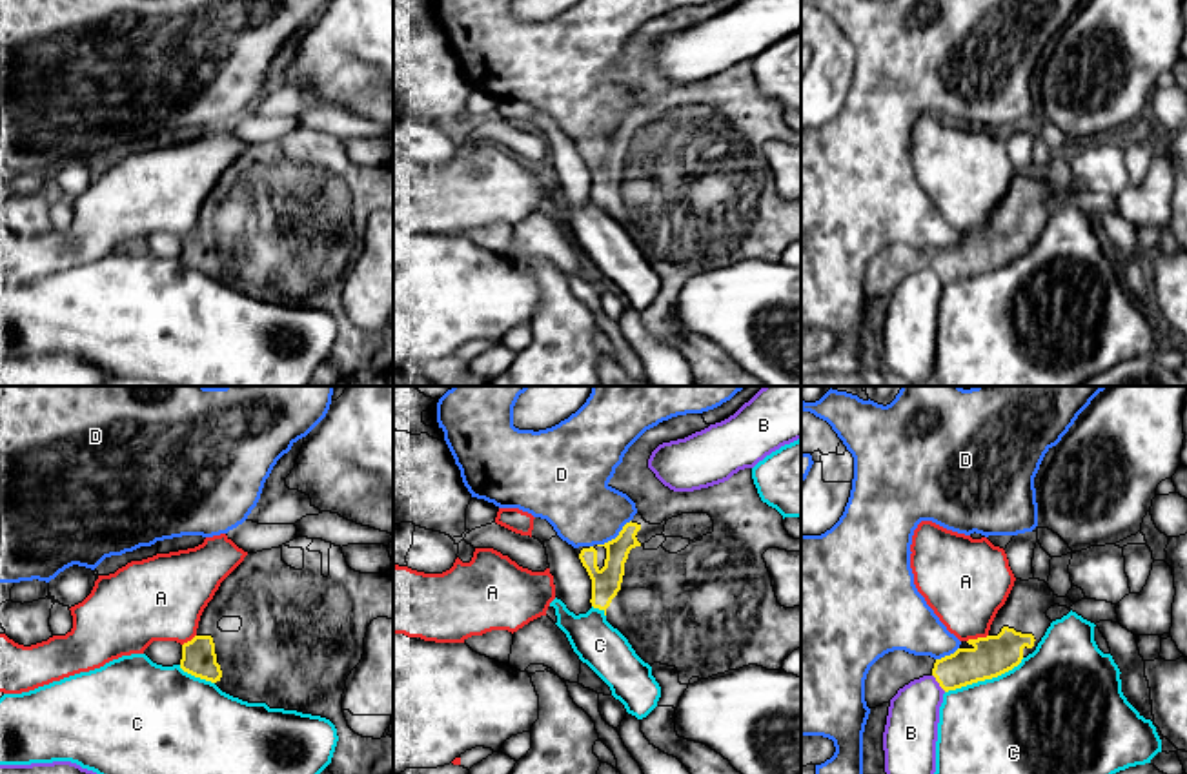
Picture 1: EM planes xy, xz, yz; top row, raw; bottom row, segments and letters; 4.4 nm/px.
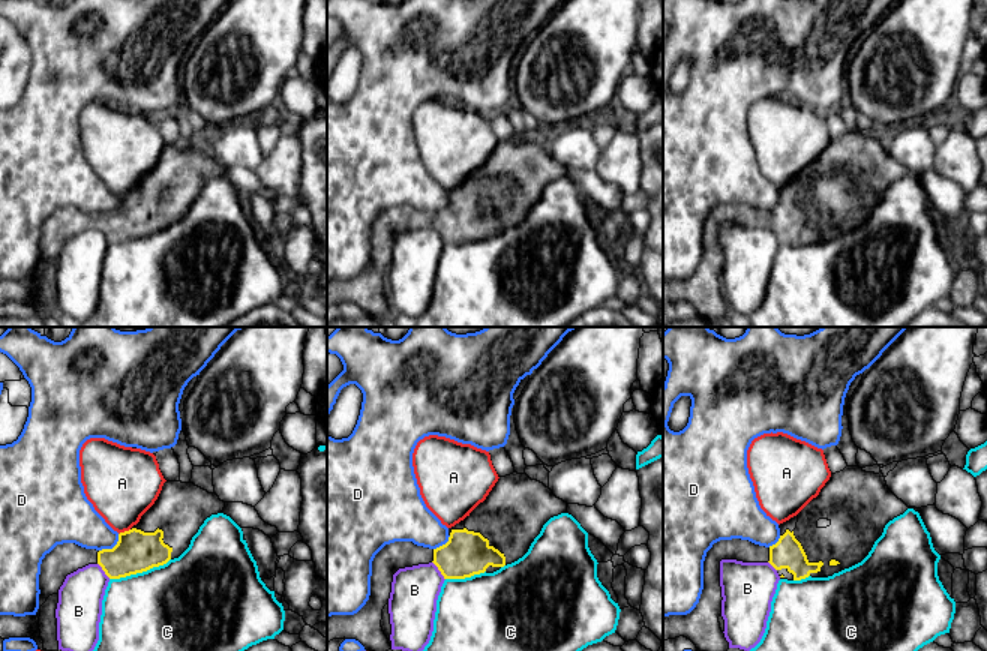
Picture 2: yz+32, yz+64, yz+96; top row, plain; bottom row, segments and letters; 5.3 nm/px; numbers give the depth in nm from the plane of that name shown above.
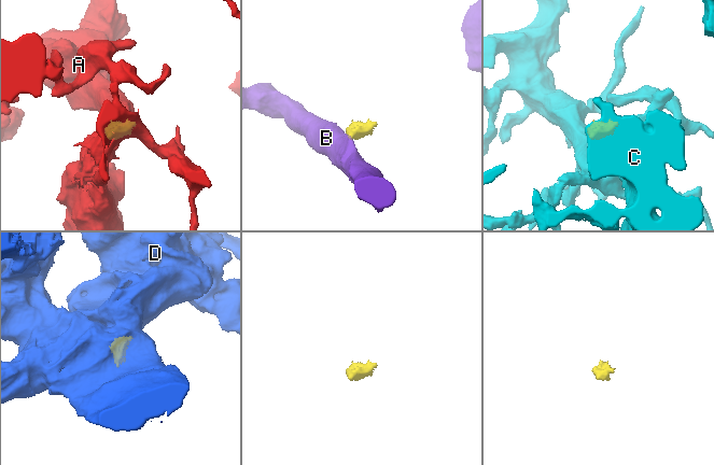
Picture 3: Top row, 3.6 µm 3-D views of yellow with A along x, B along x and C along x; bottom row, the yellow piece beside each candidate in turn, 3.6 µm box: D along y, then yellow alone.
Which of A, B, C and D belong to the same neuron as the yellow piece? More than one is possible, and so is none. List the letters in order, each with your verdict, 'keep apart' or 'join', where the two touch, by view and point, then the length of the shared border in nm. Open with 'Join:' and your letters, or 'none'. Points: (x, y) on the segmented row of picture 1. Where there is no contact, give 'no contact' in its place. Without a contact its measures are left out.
Join: none
A: keep apart; contact yz (976, 640); length 100 nm
B: keep apart; contact yz (938, 682); length 100 nm
C: keep apart; contact yz (984, 680); length 380 nm
D: keep apart; contact xz (616, 538); length 190 nm

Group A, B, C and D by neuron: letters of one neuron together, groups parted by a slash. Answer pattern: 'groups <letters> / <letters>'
groups A / B / C / D

